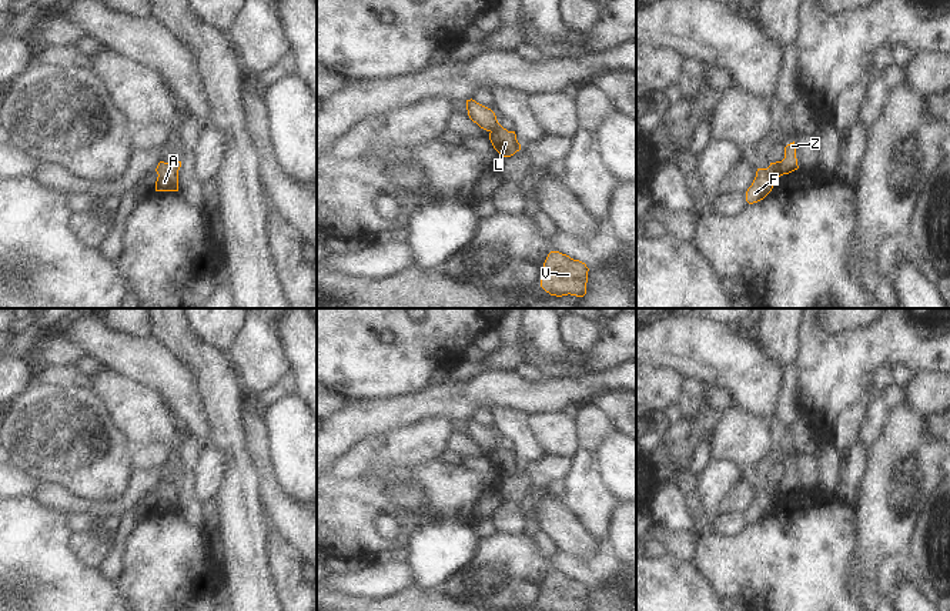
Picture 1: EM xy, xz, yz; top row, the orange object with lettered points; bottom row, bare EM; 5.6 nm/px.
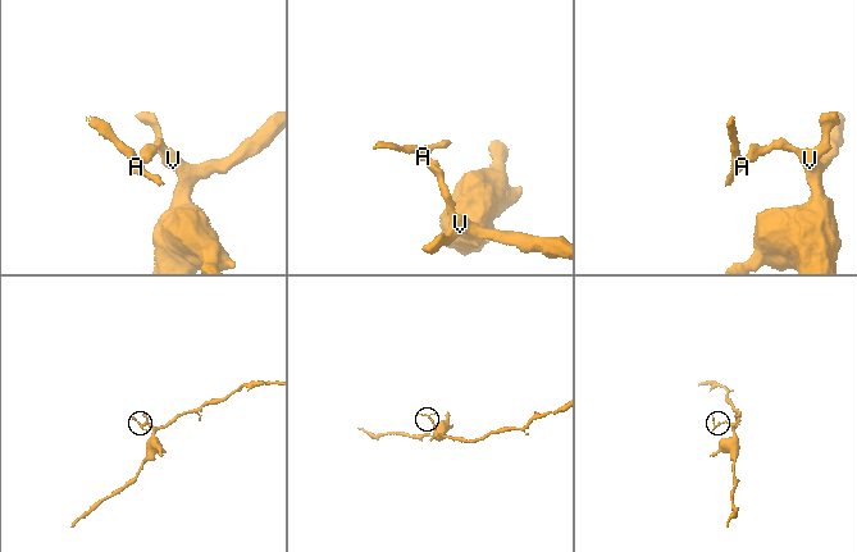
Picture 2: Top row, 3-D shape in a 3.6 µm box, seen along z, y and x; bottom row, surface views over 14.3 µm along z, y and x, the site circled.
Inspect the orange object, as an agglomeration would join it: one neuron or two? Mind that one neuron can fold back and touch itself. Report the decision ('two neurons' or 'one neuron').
two neurons

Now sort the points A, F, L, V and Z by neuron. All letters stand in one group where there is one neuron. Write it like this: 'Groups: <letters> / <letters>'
Groups: A F / L V Z

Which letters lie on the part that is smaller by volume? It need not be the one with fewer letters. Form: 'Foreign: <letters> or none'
Foreign: A, F

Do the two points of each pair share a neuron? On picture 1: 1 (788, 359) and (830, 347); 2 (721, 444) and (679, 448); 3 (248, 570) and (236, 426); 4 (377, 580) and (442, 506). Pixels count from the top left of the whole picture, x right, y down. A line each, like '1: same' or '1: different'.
1: different
2: different
3: same
4: different

